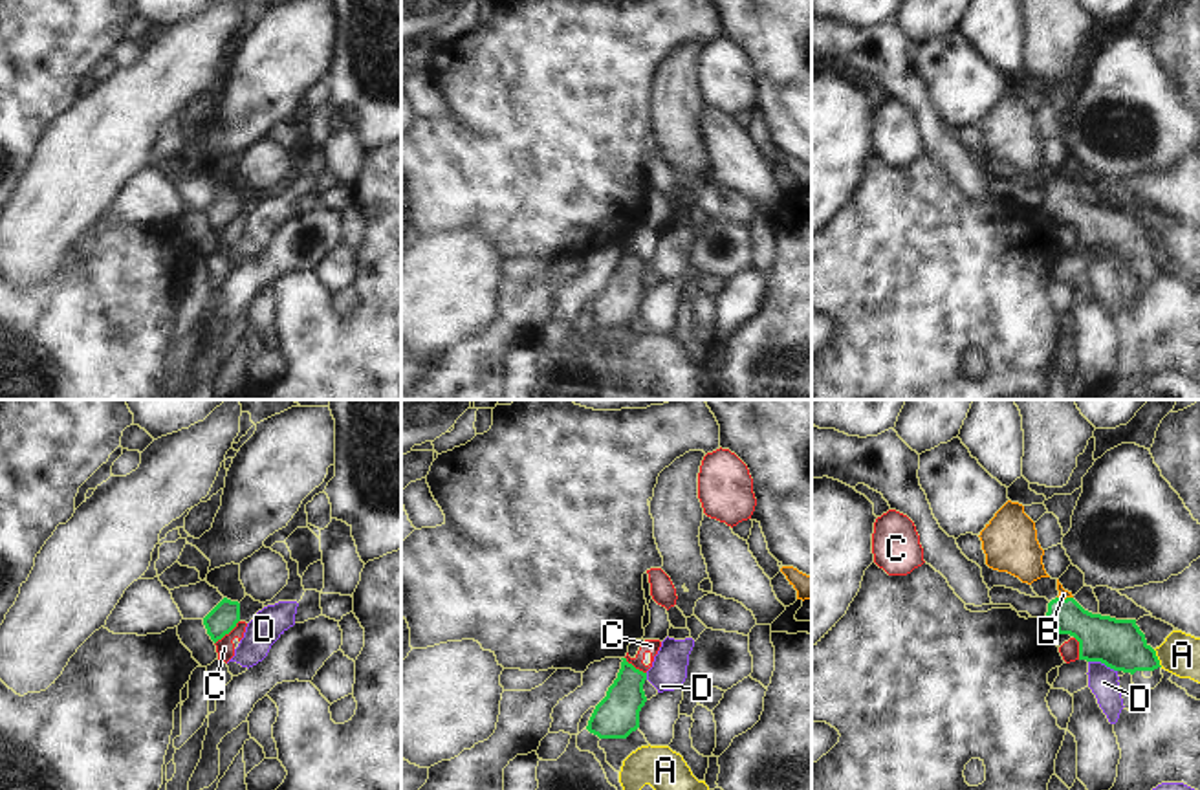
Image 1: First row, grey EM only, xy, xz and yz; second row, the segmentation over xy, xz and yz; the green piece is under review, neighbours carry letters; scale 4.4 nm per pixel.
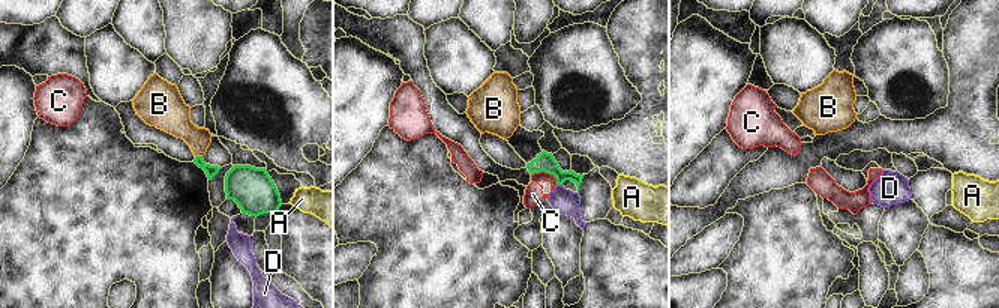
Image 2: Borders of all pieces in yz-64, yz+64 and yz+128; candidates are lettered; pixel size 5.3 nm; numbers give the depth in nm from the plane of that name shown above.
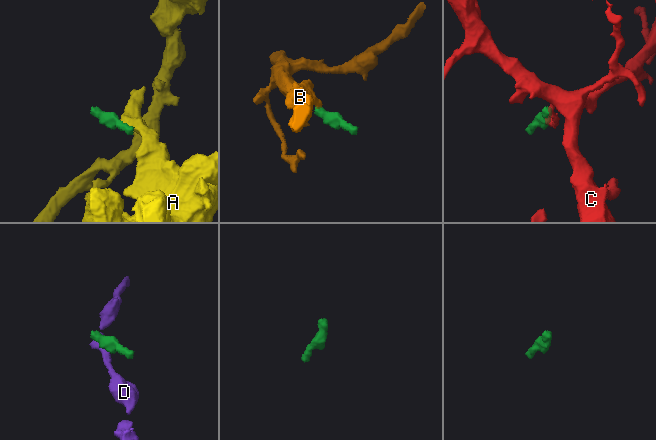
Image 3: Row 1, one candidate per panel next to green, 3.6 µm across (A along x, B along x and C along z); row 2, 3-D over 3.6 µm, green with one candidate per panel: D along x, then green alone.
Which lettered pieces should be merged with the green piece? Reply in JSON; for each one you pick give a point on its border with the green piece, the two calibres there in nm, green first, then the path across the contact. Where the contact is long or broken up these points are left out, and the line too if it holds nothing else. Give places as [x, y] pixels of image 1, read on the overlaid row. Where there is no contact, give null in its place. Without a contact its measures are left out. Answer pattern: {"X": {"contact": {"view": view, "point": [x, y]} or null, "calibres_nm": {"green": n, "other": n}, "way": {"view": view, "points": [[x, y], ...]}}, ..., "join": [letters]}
{"B": {"contact": {"view": "yz", "point": [1067, 598]}, "calibres_nm": {"green": 200, "other": 50}, "way": {"view": "yz", "points": [[1101, 638], [1067, 598], [1063, 594]]}}, "join": ["B"]}

